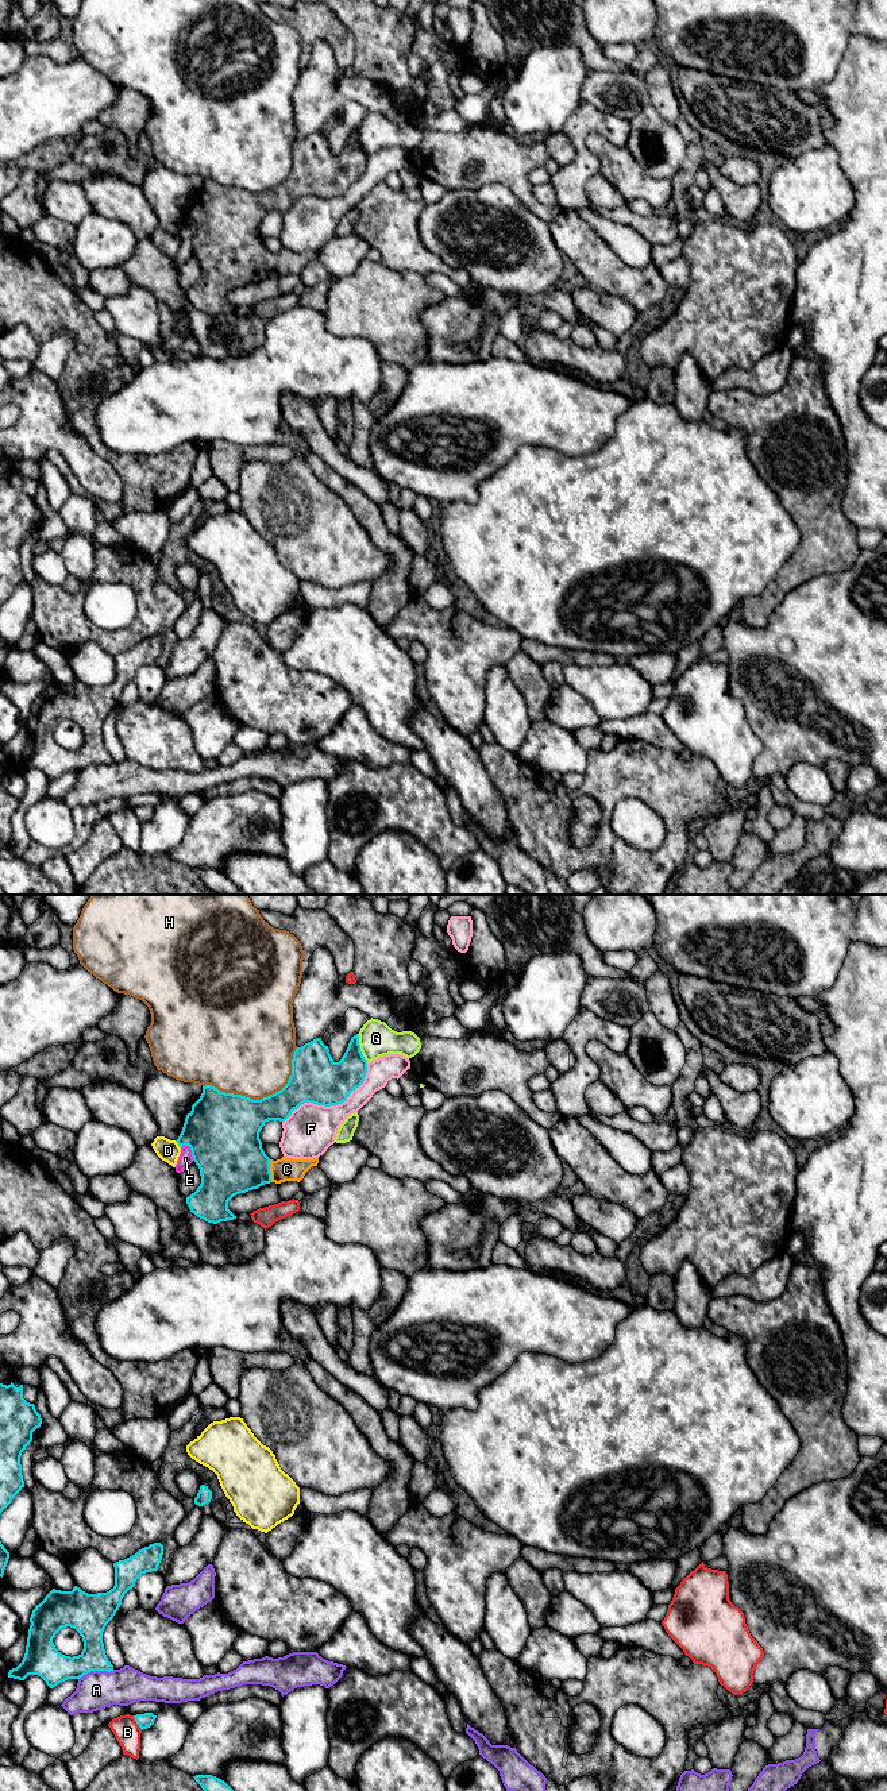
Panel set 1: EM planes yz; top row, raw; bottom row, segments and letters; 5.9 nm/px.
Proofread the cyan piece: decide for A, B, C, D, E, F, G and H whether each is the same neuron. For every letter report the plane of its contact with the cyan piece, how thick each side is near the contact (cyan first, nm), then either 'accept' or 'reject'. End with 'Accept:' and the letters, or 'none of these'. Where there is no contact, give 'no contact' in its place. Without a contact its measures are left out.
A: yz | 190/240 nm | reject
B: yz | 90/160 nm | reject
C: yz | 400/140 nm | accept
D: yz | 400/130 nm | reject
E: yz | 440/90 nm | reject
F: yz | 300/300 nm | reject
G: yz | 220/200 nm | reject
H: yz | 360/460 nm | reject
Accept: C

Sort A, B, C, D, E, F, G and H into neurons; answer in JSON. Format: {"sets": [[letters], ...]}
{"sets": [["A", "E"], ["B"], ["C"], ["D"], ["F"], ["G"], ["H"]]}

